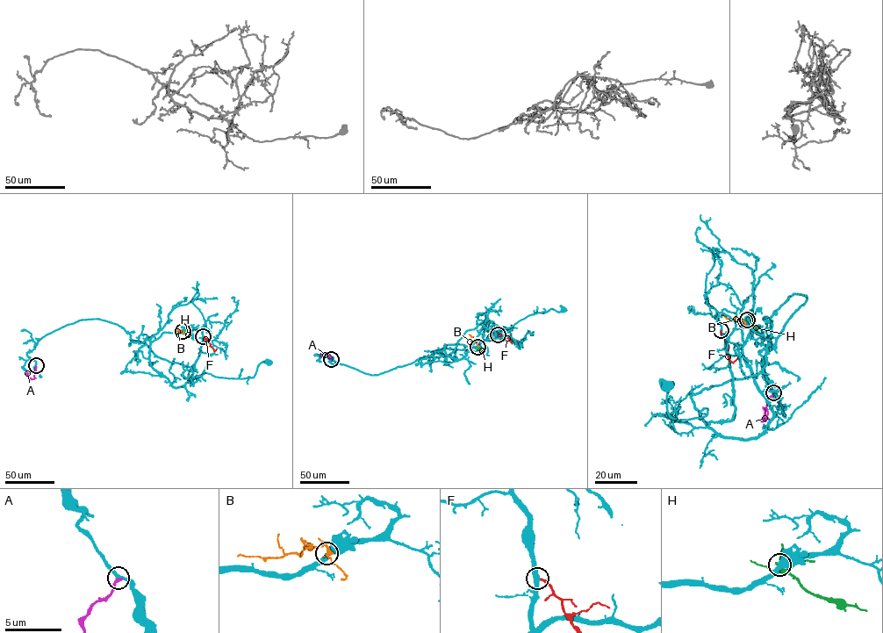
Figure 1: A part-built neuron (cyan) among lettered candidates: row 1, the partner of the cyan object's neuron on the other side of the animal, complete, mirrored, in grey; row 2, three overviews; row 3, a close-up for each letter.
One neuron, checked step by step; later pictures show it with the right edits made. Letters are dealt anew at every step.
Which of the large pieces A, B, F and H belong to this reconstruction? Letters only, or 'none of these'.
B

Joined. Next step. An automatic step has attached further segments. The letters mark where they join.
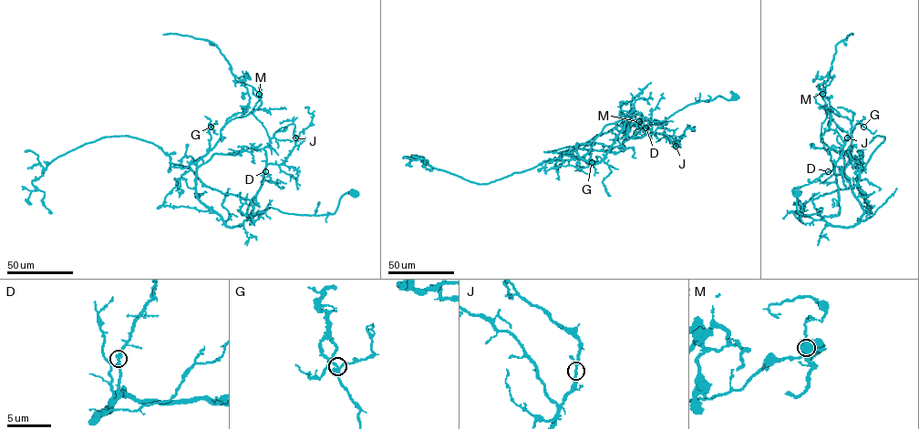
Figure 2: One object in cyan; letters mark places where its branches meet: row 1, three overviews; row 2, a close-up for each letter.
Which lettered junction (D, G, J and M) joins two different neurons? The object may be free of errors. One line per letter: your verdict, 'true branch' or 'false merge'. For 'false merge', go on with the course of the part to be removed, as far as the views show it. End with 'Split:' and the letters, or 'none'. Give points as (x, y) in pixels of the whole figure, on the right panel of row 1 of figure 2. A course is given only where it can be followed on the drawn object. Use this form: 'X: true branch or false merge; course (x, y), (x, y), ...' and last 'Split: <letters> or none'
D: true branch
G: true branch
J: true branch
M: false merge; course (822, 94), (831, 79), (830, 73), (836, 45), (852, 35)
Split: M

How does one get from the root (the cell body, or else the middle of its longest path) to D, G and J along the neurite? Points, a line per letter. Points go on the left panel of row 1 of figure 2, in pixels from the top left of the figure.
D: (355, 192), (345, 193), (332, 214), (296, 215), (270, 208), (247, 216), (248, 206), (260, 188), (265, 171)
G: (355, 192), (343, 196), (333, 213), (270, 208), (229, 227), (195, 190), (197, 162), (210, 147), (211, 126)
J: (355, 192), (345, 193), (332, 214), (296, 215), (270, 208), (247, 216), (265, 168), (282, 164), (295, 137)

